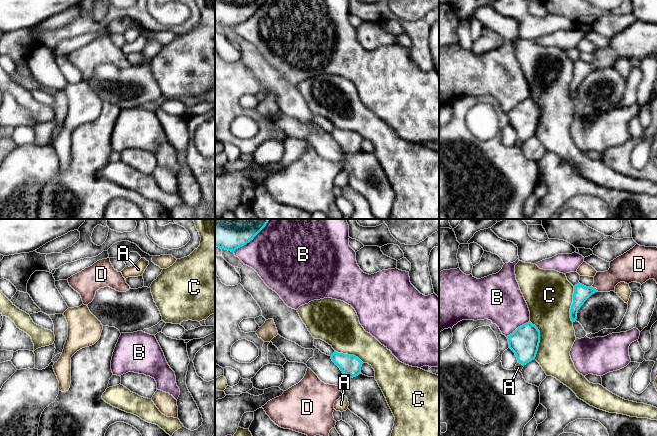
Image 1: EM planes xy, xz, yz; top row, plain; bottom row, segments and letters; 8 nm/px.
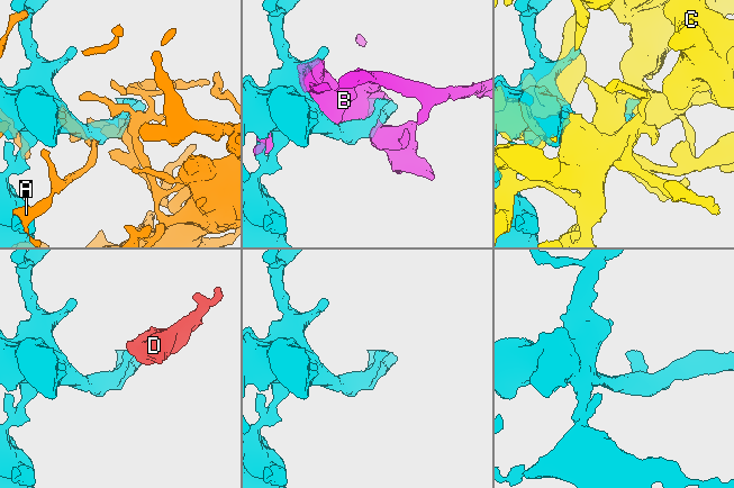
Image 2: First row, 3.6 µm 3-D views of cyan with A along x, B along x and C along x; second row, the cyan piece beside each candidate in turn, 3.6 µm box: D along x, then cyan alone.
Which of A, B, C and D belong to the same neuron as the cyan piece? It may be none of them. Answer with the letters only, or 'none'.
D

